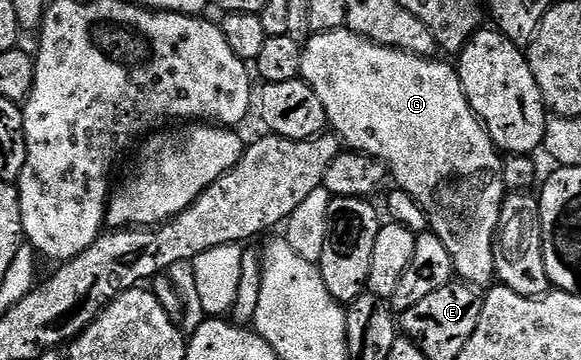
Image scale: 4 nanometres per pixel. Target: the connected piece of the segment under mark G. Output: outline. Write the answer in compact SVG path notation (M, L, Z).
M346 27L336 31L321 31L312 34L311 39L303 44L303 56L301 57L301 78L304 83L309 84L313 93L317 93L317 98L321 105L325 105L325 113L330 130L338 135L340 140L350 150L362 151L365 155L371 155L384 164L389 172L390 178L395 179L394 186L400 191L409 193L421 209L425 209L429 230L441 241L445 241L445 249L453 257L455 274L462 282L472 285L490 284L496 278L495 274L495 245L497 242L497 232L499 222L503 216L503 200L505 198L505 188L503 185L503 159L501 152L496 147L494 141L489 137L489 133L483 128L483 122L476 117L469 101L465 97L465 89L459 80L459 72L454 66L447 63L438 63L438 58L413 55L409 51L400 51L397 47L383 47L380 43L370 43L365 37L357 33L348 31Z

